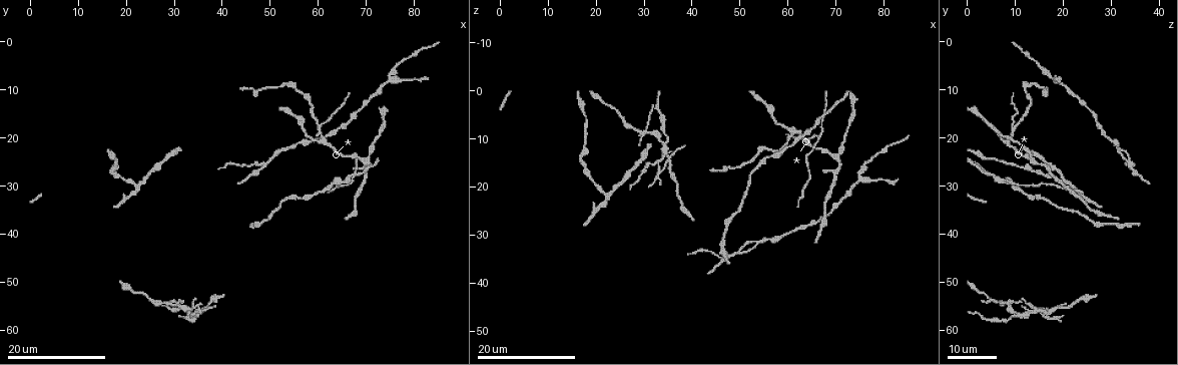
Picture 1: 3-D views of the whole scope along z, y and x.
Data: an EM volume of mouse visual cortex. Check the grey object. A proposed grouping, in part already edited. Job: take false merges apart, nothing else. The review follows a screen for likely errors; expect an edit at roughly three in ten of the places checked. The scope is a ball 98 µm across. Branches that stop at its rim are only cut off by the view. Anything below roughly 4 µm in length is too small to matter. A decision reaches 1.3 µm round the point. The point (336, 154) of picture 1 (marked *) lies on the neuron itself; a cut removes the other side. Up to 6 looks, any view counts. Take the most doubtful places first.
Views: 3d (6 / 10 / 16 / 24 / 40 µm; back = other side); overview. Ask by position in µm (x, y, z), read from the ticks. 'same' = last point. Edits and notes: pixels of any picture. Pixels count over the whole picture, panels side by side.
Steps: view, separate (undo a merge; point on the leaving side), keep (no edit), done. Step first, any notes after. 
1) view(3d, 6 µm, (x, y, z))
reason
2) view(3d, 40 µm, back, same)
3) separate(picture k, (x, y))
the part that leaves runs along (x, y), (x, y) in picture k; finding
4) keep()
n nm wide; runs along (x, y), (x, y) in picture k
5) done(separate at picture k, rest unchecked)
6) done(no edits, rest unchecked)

view(3d, 24 µm, (48.0, 25.5, 34.5))
looks like a crossing

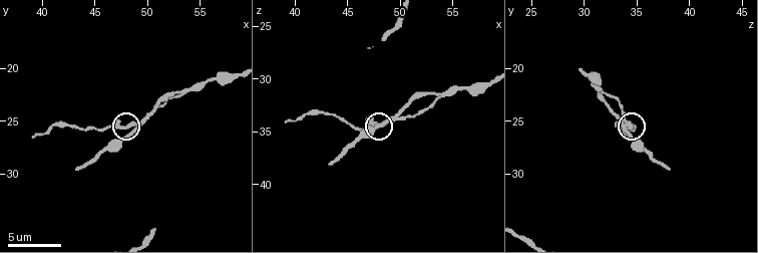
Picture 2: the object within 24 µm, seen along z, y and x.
view(3d, 10 µm, (47.8, 25.8, 34.2))
zoom in

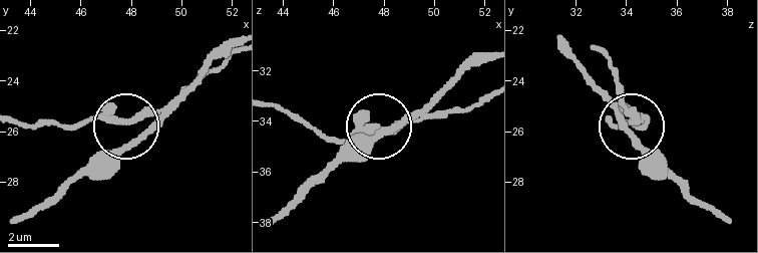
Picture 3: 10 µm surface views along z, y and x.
view(3d, 10 µm, back, (47.8, 25.6, 34.3))
from behind

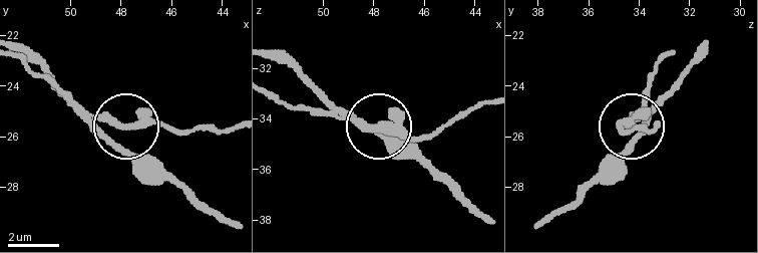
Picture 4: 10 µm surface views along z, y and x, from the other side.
keep()
4 arms; one neuron here

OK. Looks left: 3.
view(3d, 16 µm, (30.5, 54.0, 8.5))
small branch off a trunk

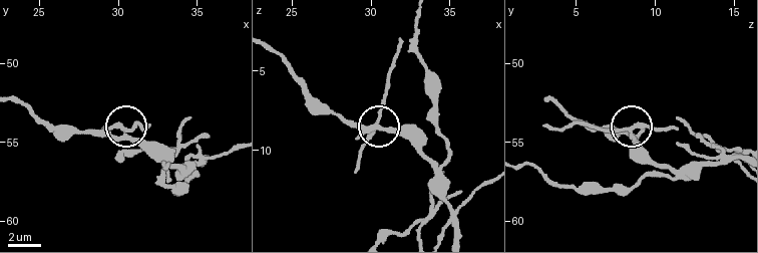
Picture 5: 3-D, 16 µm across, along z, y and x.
view(3d, 10 µm, (30.4, 54.2, 8.5))

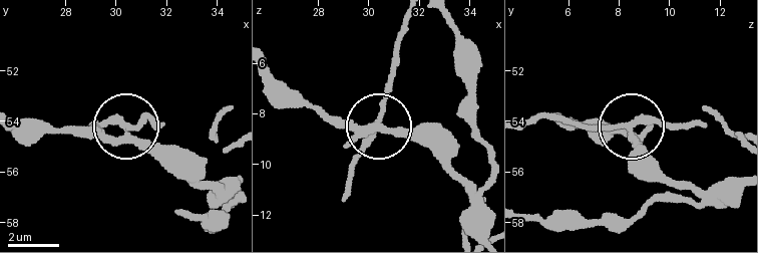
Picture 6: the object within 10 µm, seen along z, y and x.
separate(picture 6, (103, 119))
240 nm wide; the part that leaves runs along (631, 132), (549, 118), (523, 122) in picture 6; a second neuron is stuck on

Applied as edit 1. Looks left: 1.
done(separate at picture 6, rest unchecked)

